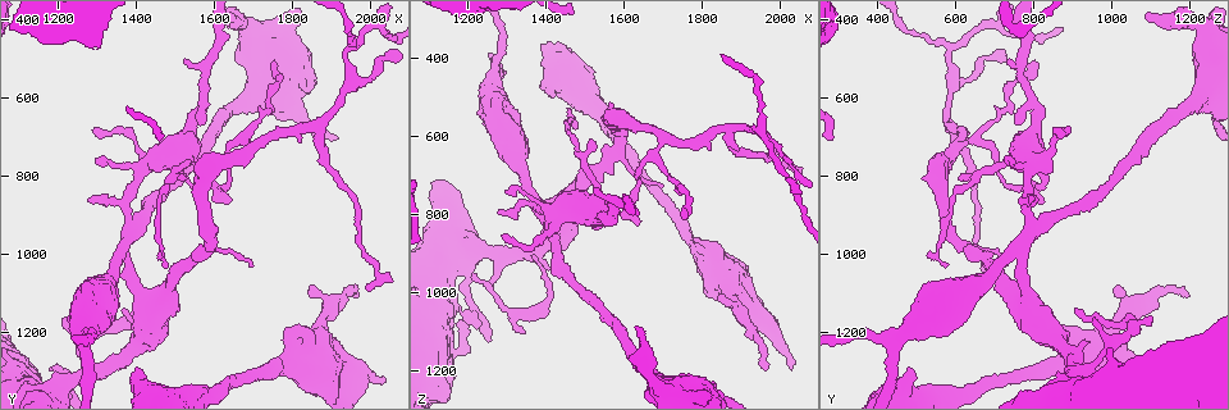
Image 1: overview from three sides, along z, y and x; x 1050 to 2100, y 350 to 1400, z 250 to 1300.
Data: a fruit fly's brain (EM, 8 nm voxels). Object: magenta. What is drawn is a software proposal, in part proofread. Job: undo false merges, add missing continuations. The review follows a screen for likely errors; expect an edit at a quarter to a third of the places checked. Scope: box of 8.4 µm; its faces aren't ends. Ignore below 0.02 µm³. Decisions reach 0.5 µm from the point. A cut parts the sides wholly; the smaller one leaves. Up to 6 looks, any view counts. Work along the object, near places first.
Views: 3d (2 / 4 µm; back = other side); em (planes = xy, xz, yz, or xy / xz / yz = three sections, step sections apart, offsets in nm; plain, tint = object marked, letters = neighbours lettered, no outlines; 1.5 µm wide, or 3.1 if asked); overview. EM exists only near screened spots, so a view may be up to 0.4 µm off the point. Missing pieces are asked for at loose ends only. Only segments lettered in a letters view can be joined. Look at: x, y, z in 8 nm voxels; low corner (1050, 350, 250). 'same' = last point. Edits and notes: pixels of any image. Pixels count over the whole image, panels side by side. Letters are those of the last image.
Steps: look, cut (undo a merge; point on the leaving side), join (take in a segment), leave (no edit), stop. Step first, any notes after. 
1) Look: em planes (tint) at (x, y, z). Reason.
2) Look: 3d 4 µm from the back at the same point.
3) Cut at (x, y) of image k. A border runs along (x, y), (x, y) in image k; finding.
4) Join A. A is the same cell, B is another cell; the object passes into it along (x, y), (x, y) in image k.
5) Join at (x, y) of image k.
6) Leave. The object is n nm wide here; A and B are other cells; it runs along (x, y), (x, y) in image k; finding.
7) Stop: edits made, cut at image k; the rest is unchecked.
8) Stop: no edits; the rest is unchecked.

Look: em planes (letters) at (1710, 725, 610). Sharp bend.

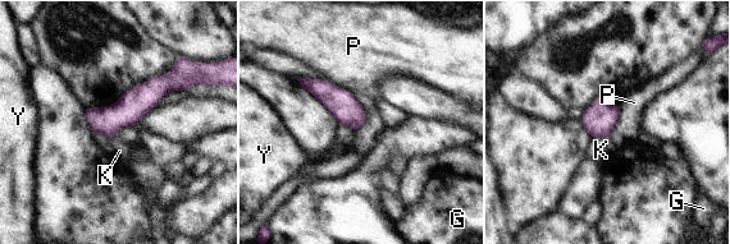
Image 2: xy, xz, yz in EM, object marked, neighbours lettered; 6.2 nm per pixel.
Leave. G, K, P and Y are other cells; a border runs along (328, 79), (363, 106), (359, 128) in image 2; continuous, no second neuron.

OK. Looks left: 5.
Look: em yz step 4 (tint) at (1295, 765, 745). Tapers out.

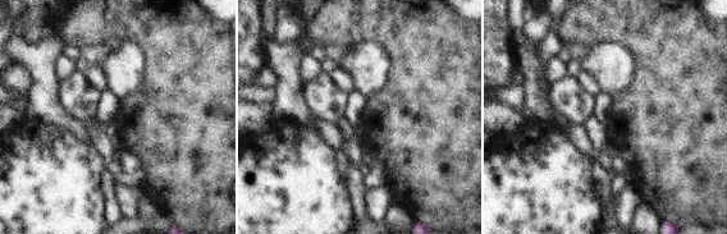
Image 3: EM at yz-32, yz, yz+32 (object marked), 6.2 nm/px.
Look: em planes (letters) at the same point. Cut it another way.

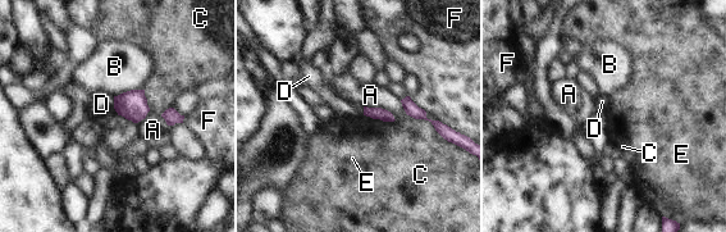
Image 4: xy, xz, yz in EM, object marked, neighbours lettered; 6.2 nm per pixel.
Leave. The longest contact is with C, 300 nm; A, B, C, D, E and F are other cells; a border runs along (113, 96), (114, 108) in image 4; none of them fits.

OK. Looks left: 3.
Look: 3d 2 µm from the back at (2030, 1320, 1200). An open end.

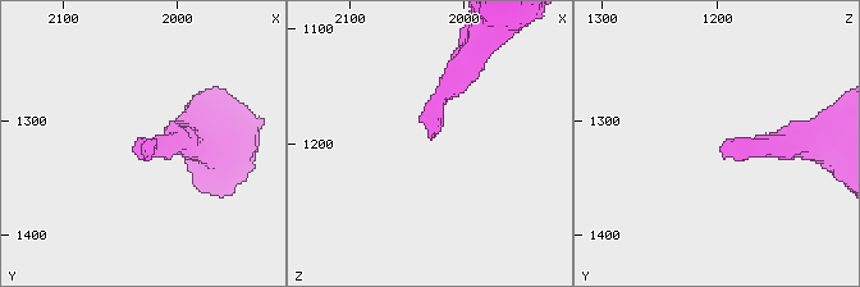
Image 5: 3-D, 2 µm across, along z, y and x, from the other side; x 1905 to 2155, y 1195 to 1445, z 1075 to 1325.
Look: em planes (plain) at (2032, 1318, 1194).

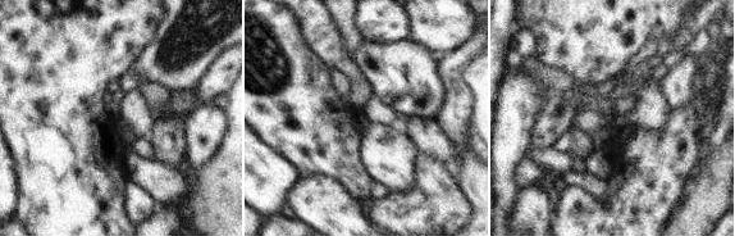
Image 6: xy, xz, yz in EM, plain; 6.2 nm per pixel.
Look: em planes (letters) at the same point. What lies round it.

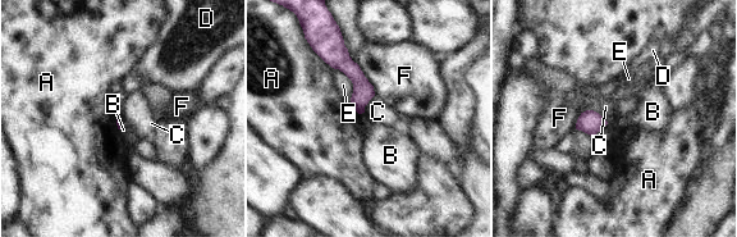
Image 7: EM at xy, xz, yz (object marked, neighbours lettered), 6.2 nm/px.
Leave. A, B, C, D, E and F are other cells; it runs along (339, 45), (361, 109) in image 7; no lettered segment goes on from it.

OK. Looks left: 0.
Stop: no edits; the rest is unchecked.

